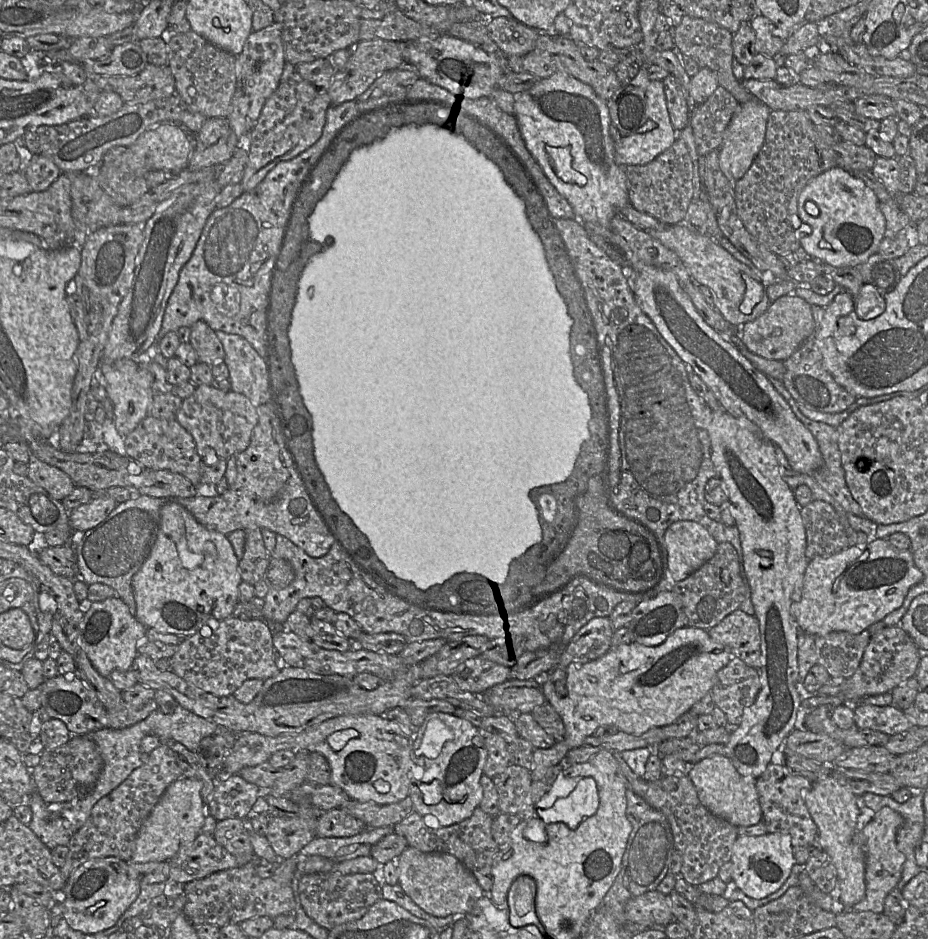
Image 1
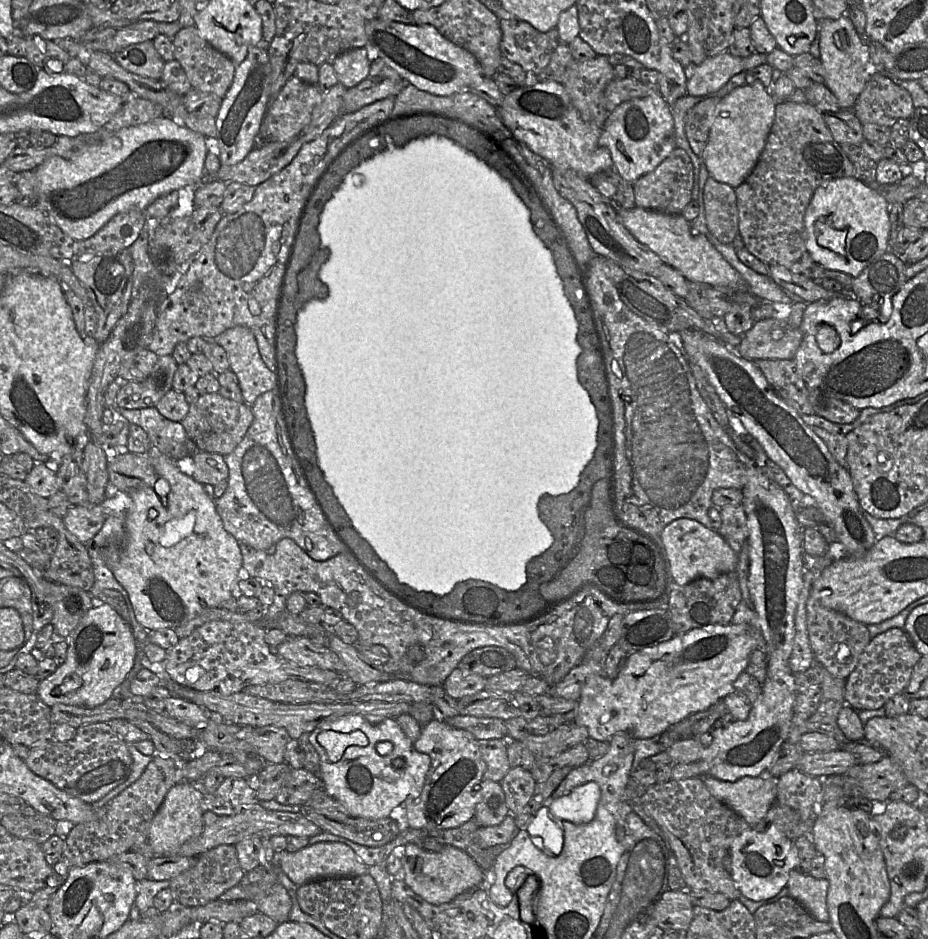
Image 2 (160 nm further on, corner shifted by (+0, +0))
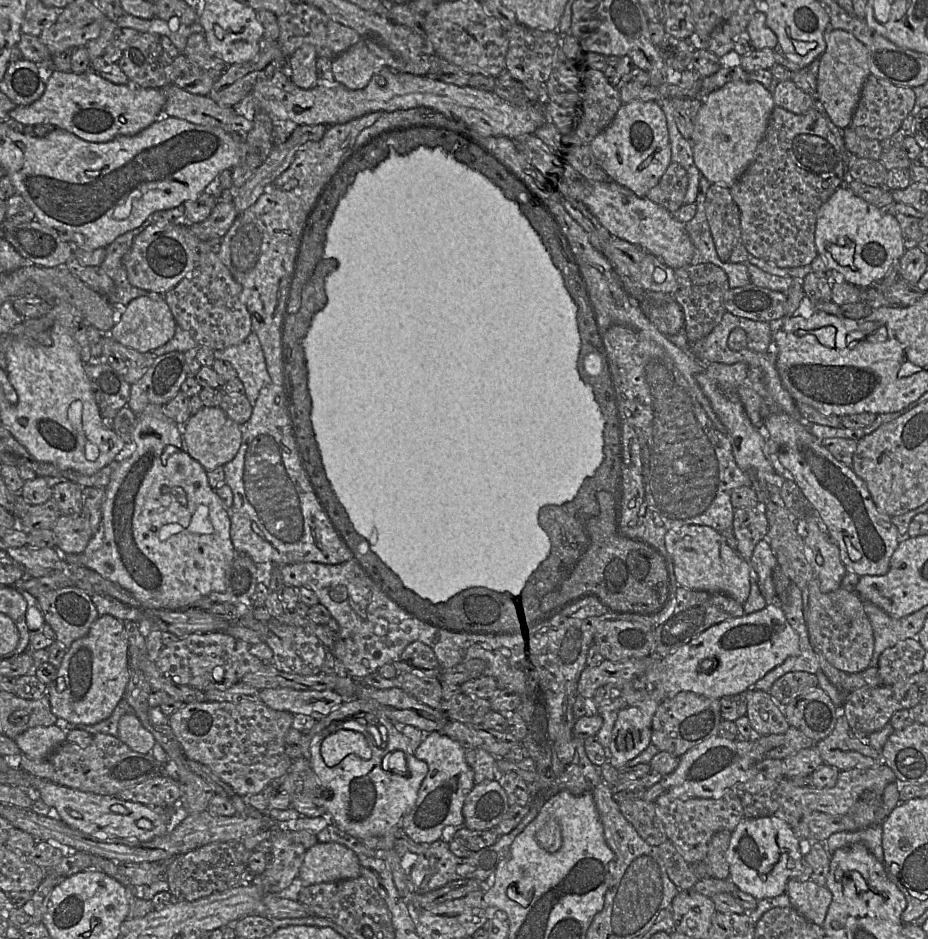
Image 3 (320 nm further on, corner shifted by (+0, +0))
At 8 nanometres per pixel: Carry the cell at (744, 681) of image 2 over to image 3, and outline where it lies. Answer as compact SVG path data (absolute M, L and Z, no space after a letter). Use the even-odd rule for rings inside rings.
M750 688L745 693L747 701L746 716L759 736L785 733L788 724L783 708L765 691Z

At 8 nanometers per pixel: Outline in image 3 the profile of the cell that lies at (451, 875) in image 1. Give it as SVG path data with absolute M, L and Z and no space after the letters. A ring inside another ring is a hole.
M439 731L425 733L414 756L428 766L412 810L400 822L400 828L416 843L432 843L442 838L443 829L464 826L462 808L475 785L473 769L465 759L466 750L454 739Z

